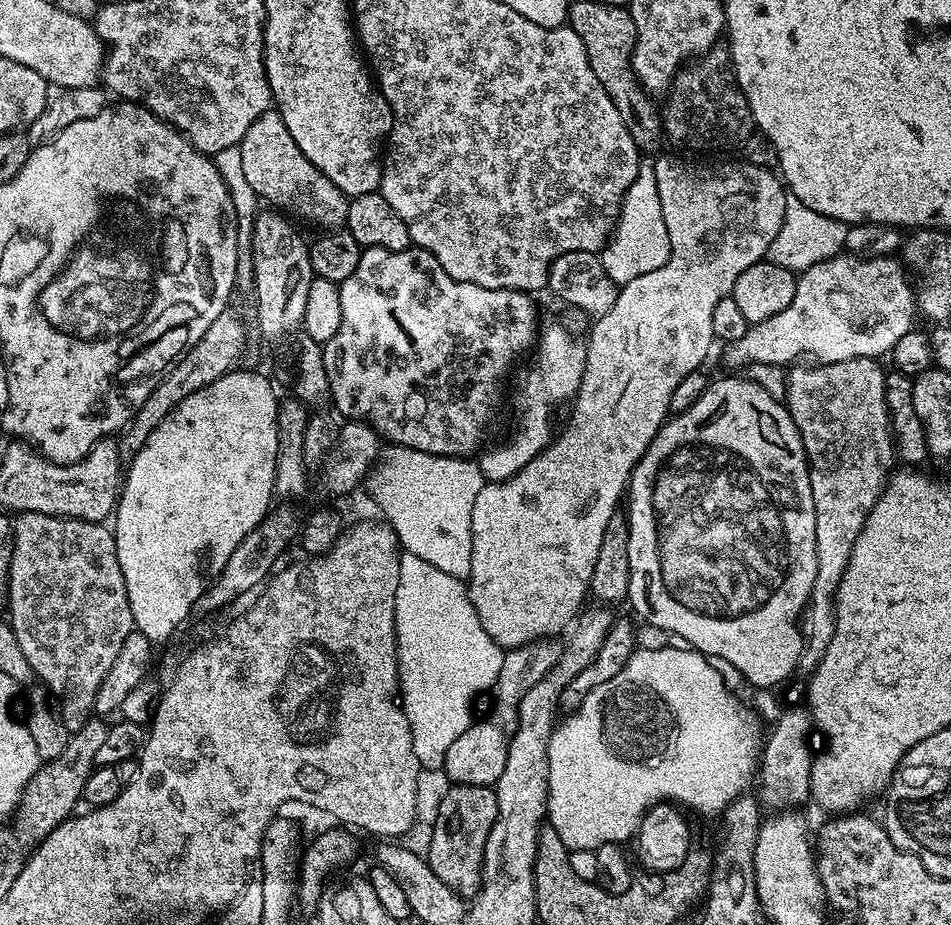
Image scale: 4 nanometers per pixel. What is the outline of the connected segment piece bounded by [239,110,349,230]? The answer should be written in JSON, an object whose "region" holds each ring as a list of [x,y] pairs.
{"region":[[[263,112],[254,126],[246,130],[239,147],[243,173],[261,201],[269,200],[272,203],[269,205],[293,217],[301,216],[317,224],[320,230],[336,230],[347,221],[349,197],[338,190],[338,186],[334,186],[334,182],[330,182],[330,178],[326,178],[302,150],[298,150],[298,142],[290,138],[290,130],[286,130],[286,122],[282,122],[279,112]]]}

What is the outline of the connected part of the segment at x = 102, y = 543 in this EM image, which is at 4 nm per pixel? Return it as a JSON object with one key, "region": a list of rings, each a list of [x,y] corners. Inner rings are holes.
{"region":[[[36,511],[21,512],[13,519],[6,601],[8,621],[33,675],[47,686],[55,699],[57,696],[61,701],[61,708],[58,708],[60,724],[68,728],[69,736],[82,730],[92,717],[92,708],[99,701],[101,684],[135,627],[125,578],[118,564],[116,538],[106,527],[99,521]]]}

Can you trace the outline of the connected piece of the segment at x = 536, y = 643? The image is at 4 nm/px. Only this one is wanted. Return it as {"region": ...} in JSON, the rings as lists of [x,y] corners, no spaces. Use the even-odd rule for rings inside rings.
{"region":[[[541,638],[505,651],[502,669],[492,687],[492,712],[482,720],[473,721],[446,750],[442,770],[451,783],[493,787],[502,776],[508,757],[508,742],[519,724],[521,698],[544,680],[549,670],[560,660],[563,647],[556,642],[558,641],[552,638]]]}

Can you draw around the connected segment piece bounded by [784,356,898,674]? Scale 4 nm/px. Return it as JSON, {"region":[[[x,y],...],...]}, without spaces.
{"region":[[[863,356],[846,358],[842,362],[829,364],[813,363],[813,368],[792,366],[786,372],[784,400],[790,418],[802,438],[804,453],[808,459],[810,474],[810,494],[814,494],[814,534],[816,535],[816,557],[818,570],[814,578],[812,593],[804,614],[800,618],[800,633],[804,639],[804,649],[800,655],[799,671],[812,673],[826,654],[830,638],[834,638],[836,629],[836,591],[842,582],[842,574],[850,562],[850,550],[878,498],[888,485],[888,477],[897,463],[896,445],[892,435],[892,420],[888,417],[886,402],[885,369],[880,369],[879,359]]]}

